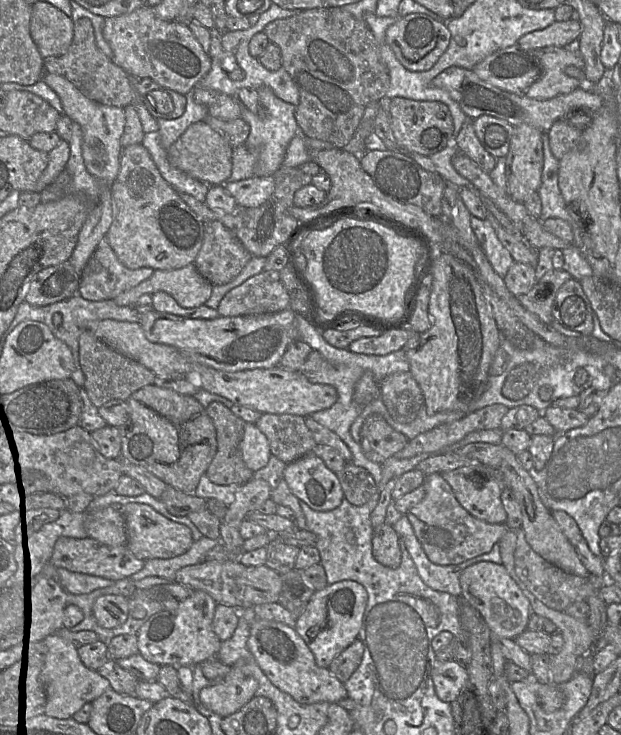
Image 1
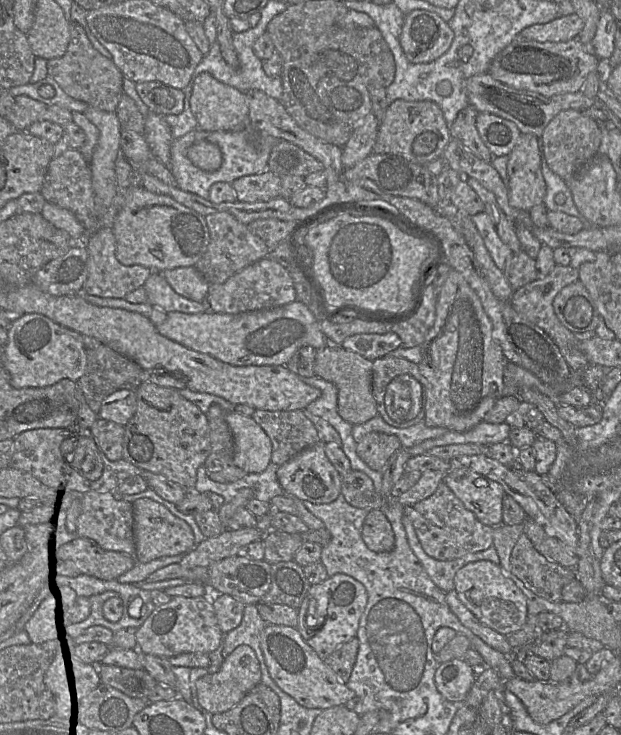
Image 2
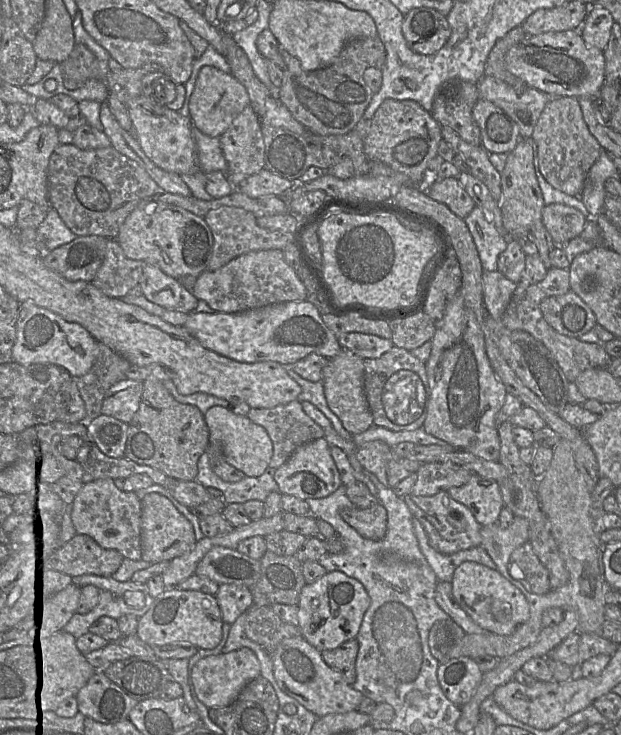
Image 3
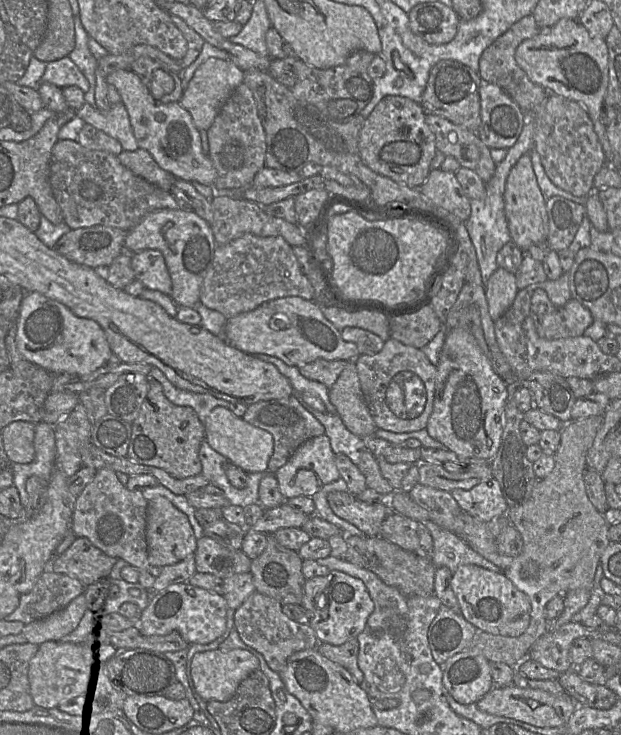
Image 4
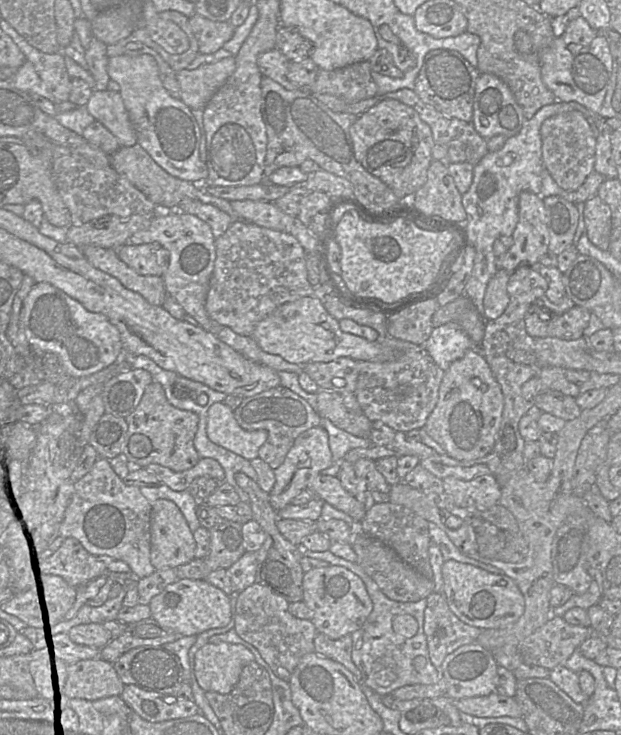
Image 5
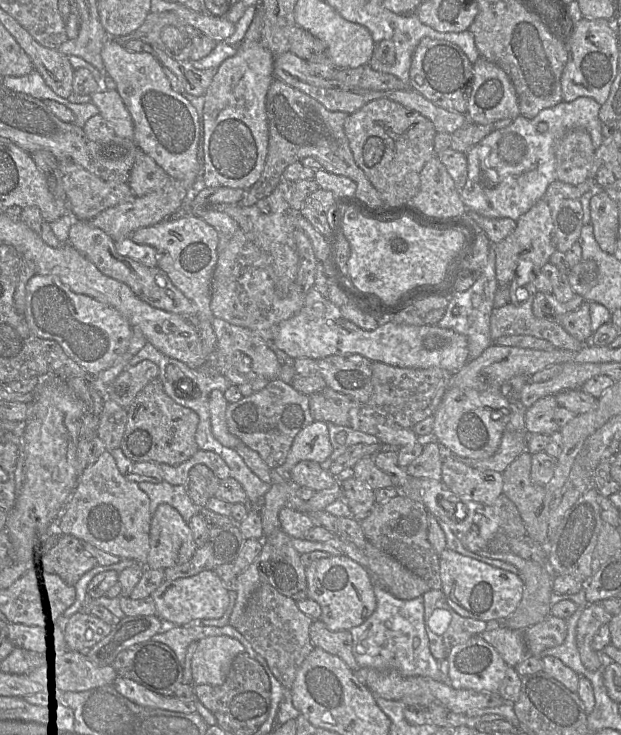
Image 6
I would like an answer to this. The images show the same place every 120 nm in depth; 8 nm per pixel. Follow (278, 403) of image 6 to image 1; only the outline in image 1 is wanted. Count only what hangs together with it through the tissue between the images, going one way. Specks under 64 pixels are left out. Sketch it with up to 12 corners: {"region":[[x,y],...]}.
{"region":[[263,413],[256,426],[286,464],[317,445],[303,416]]}

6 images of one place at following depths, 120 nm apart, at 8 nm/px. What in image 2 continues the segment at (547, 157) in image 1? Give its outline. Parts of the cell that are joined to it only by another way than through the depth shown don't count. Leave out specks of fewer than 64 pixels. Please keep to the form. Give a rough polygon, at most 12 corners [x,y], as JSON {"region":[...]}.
{"region":[[541,137],[538,149],[546,184],[543,204],[583,220],[566,182],[548,166]]}

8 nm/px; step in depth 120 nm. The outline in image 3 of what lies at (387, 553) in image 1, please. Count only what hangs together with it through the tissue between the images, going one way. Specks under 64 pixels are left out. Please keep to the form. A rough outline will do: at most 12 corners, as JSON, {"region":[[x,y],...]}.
{"region":[[380,503],[340,515],[364,538],[381,540],[387,512]]}

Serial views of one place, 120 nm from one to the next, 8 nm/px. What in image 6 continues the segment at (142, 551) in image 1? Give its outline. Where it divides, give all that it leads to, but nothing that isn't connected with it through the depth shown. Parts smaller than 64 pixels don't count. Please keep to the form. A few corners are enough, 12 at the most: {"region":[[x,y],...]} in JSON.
{"region":[[161,503],[146,568],[183,564],[197,549],[189,522]]}

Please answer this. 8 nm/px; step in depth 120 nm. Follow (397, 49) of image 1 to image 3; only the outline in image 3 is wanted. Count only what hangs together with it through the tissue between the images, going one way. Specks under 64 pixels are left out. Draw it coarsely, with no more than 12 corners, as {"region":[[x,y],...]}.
{"region":[[427,7],[405,15],[410,49],[438,52],[451,36],[447,17]]}

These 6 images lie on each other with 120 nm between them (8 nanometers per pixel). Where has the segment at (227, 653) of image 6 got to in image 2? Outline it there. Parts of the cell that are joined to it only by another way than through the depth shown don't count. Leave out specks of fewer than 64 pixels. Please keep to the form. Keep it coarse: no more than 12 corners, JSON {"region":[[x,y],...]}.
{"region":[[240,645],[219,671],[197,680],[212,715],[234,707],[260,682],[254,650]]}

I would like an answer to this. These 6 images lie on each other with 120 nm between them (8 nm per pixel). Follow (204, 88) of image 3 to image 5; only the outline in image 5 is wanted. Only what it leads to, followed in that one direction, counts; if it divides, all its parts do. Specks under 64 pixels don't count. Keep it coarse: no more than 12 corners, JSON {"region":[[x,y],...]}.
{"region":[[235,57],[176,72],[180,100],[204,109],[236,68]]}

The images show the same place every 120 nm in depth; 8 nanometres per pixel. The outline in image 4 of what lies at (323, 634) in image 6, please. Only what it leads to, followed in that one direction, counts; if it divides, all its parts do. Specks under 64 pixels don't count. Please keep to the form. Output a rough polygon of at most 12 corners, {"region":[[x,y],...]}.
{"region":[[357,638],[339,646],[319,643],[316,649],[345,668],[357,683],[364,675],[358,666]]}

